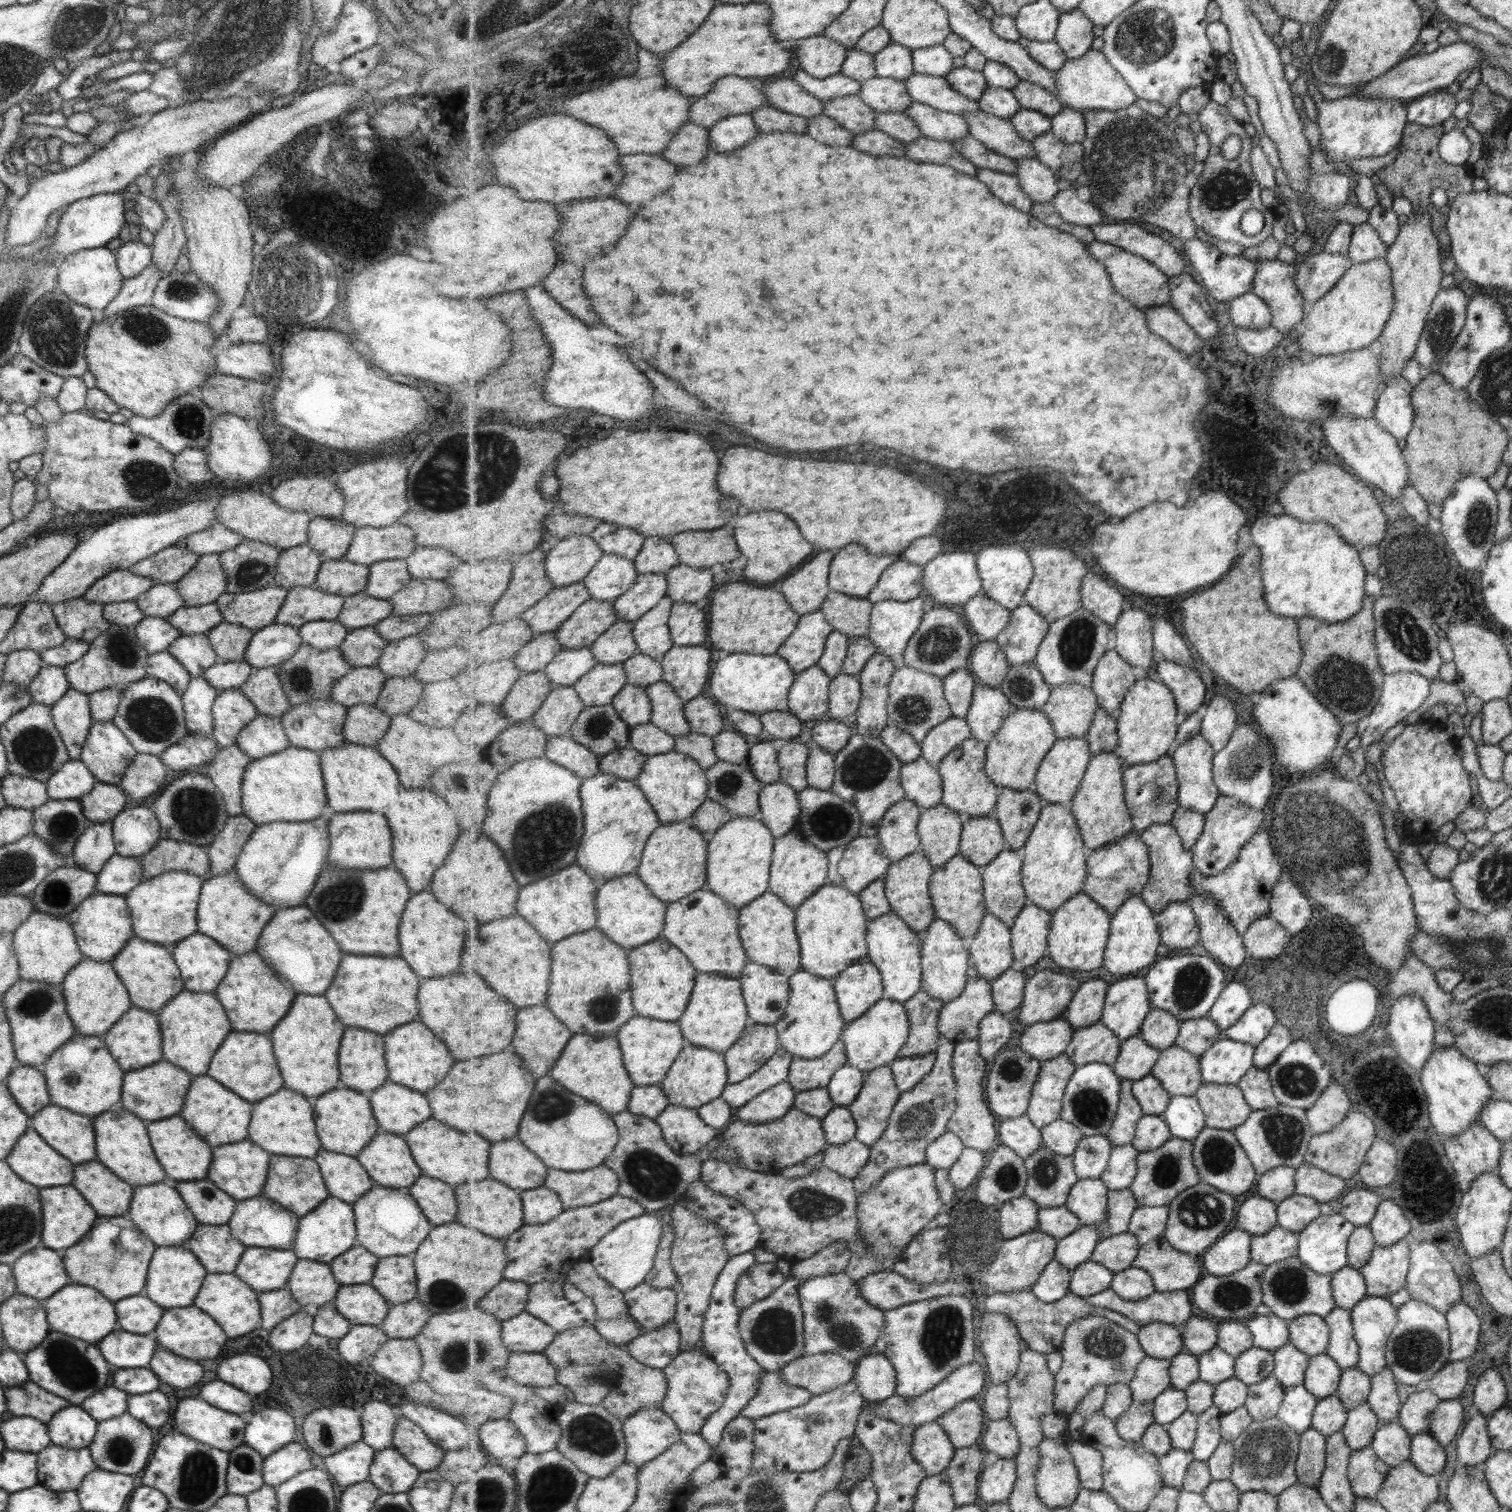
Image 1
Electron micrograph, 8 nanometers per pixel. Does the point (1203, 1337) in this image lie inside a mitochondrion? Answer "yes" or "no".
no

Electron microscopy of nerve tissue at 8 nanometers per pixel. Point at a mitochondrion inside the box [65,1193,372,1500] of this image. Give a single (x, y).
(118, 1451)

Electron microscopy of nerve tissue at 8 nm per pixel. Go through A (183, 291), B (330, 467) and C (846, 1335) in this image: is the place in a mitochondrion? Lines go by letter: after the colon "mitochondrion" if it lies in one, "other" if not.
A: mitochondrion
B: other
C: mitochondrion

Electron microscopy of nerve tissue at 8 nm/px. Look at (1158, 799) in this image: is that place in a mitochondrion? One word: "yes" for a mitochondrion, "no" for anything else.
yes

